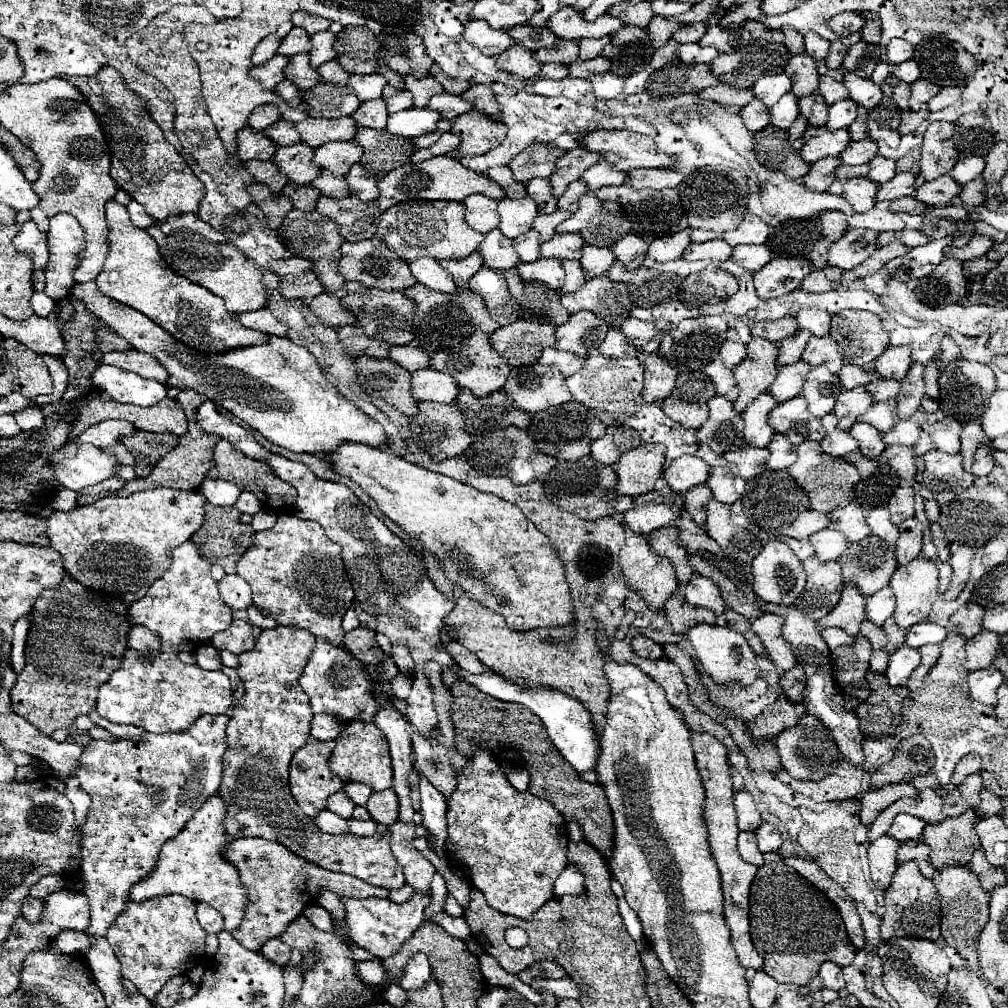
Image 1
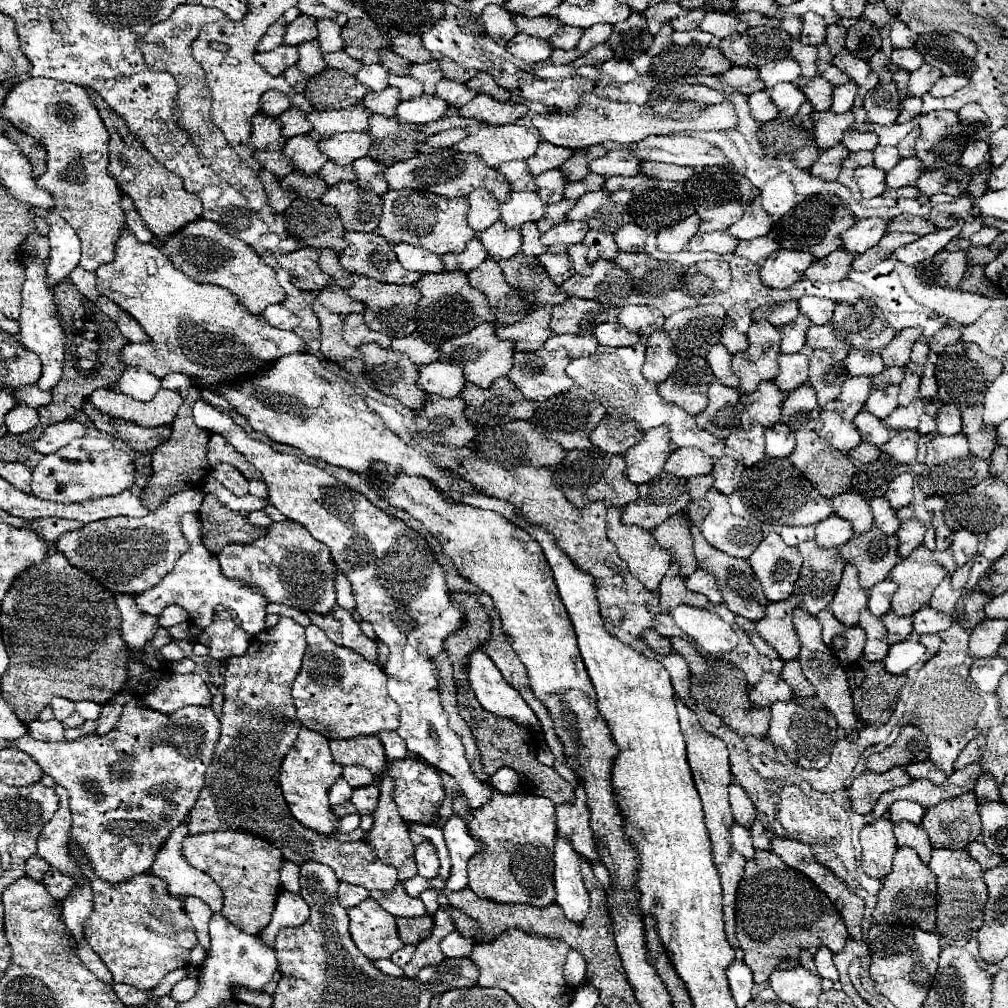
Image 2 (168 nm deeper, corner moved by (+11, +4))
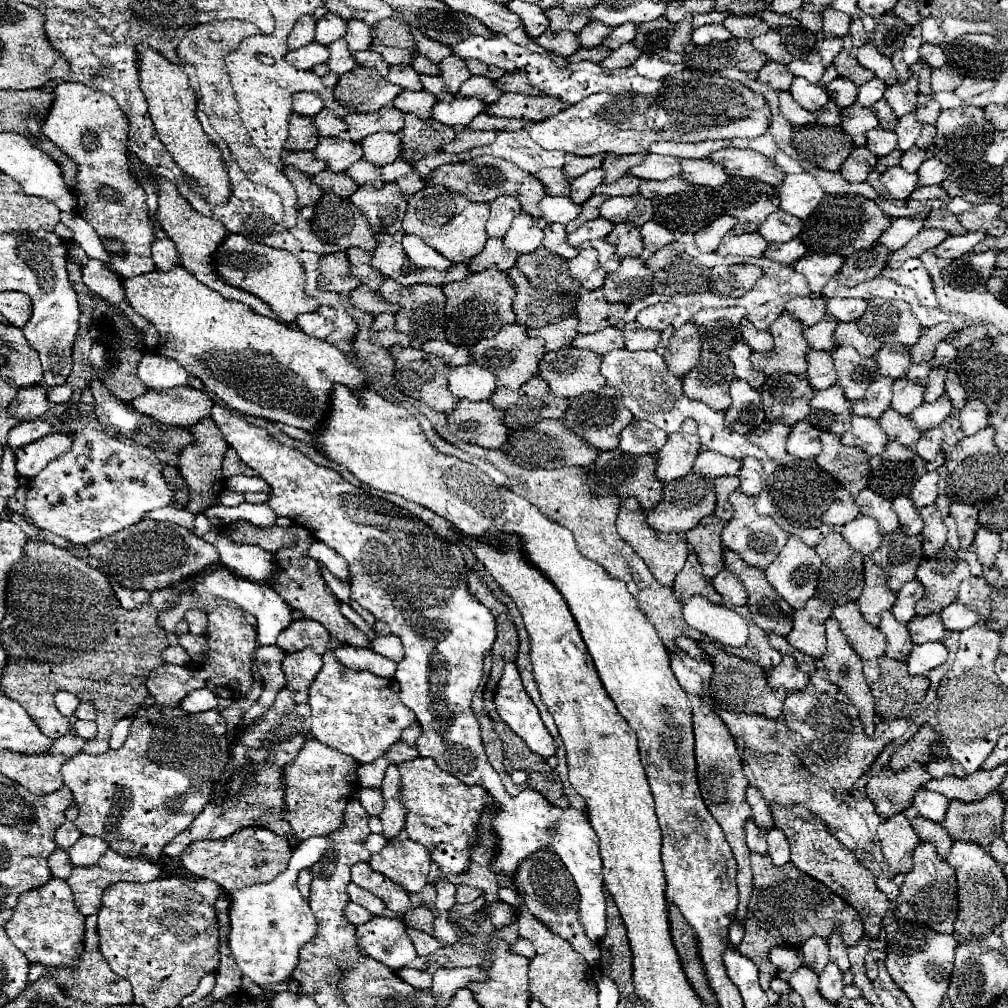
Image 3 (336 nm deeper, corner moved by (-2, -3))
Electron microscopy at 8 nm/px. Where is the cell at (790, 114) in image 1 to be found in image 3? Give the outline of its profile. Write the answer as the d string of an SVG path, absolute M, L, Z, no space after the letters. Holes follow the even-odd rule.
M794 78L792 86L790 86L790 94L794 96L794 100L796 100L802 108L806 108L806 110L810 110L810 112L820 110L820 108L830 100L826 88L822 88L822 86L818 86L818 84L812 84L812 82L804 80L804 78Z

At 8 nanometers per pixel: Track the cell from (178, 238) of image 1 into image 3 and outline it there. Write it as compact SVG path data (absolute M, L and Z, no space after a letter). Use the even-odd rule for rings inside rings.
M228 234L228 238L222 242L222 246L214 254L214 266L216 266L216 272L228 284L262 298L278 314L278 318L286 322L294 322L298 314L314 312L320 306L316 298L304 292L304 280L306 280L304 268L298 256L292 252L250 242L240 234Z

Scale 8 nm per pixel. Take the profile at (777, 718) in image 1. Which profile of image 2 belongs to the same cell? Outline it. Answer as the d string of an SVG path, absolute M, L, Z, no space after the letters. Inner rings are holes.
M765 673L761 677L761 681L749 689L749 703L753 707L769 707L777 701L791 701L793 699L793 693L791 693L791 687L775 673Z

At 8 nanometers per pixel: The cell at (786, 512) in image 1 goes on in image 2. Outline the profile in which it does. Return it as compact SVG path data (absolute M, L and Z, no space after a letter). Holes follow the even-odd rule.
M763 459L741 473L739 485L731 497L731 511L747 517L751 525L769 529L775 525L815 525L833 513L831 499L825 499L815 485L791 465L789 459Z

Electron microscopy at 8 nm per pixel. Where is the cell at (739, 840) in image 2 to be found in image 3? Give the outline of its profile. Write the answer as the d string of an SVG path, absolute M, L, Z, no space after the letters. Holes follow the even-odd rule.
M748 820L744 824L744 832L746 832L746 842L748 842L748 848L752 852L758 852L758 854L766 854L768 848L766 848L766 834L756 828L756 824L752 820Z

